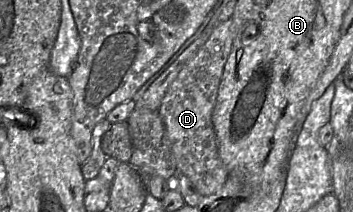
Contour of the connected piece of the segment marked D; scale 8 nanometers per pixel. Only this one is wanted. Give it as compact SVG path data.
M232 18L217 25L208 40L184 64L176 79L169 86L158 109L177 170L203 196L209 196L221 190L229 175L219 156L212 114L234 37L235 26Z

